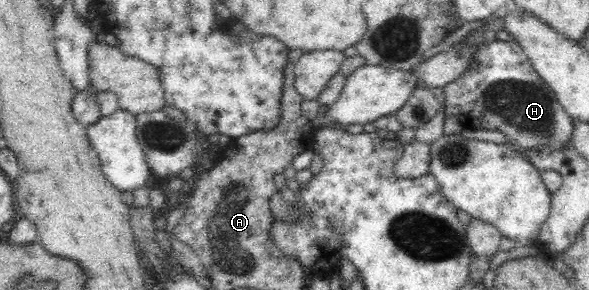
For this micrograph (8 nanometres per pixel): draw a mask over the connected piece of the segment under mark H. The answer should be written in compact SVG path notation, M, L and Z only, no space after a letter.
M490 41L472 52L466 71L443 87L446 114L454 116L465 132L475 129L501 131L508 141L523 149L538 145L569 145L572 119L557 101L554 92L534 71L518 43Z

